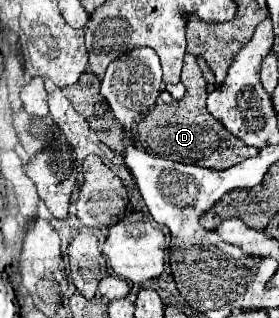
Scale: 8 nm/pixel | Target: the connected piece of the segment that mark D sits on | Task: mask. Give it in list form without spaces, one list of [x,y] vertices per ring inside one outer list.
[[[189,54],[185,56],[181,82],[187,88],[187,92],[181,100],[177,100],[173,104],[157,104],[137,124],[137,142],[145,152],[161,156],[161,158],[171,158],[175,162],[197,164],[197,166],[207,166],[207,168],[217,168],[217,170],[233,166],[235,162],[243,162],[259,152],[257,148],[247,146],[241,138],[233,136],[219,120],[215,120],[207,112],[207,108],[205,108],[207,82],[201,76],[201,68],[199,68],[195,56],[189,56]]]

